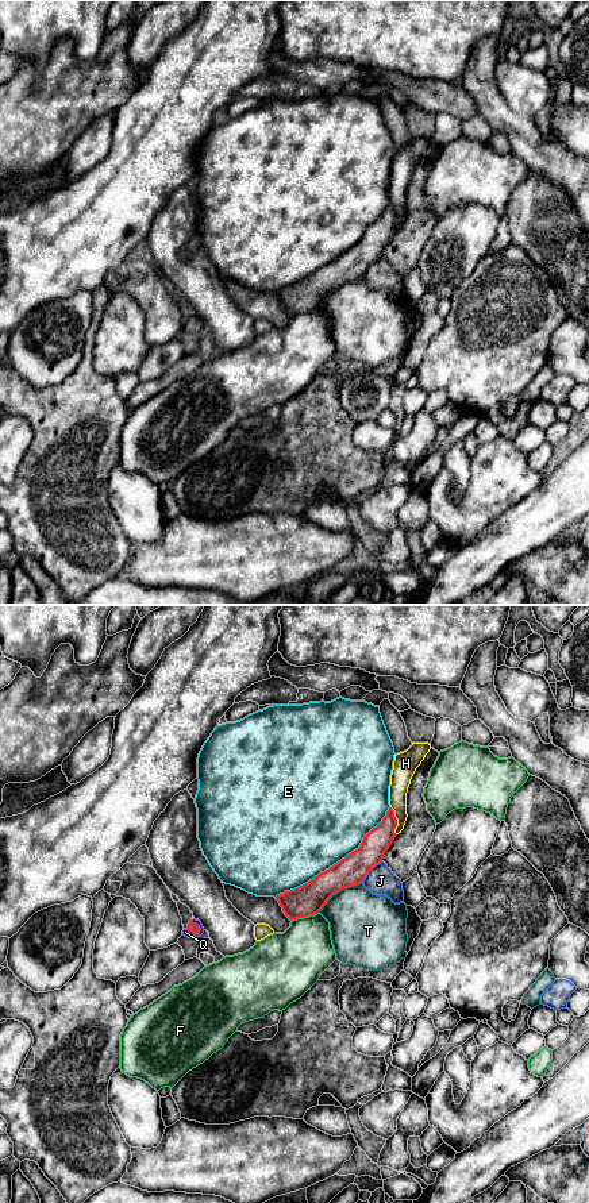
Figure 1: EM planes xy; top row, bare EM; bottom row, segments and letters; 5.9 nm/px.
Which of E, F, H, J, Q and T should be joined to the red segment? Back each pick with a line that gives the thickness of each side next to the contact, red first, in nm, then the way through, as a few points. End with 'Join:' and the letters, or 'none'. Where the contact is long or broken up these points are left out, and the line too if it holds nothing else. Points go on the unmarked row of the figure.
Q: 60/50 nm | across xy (192, 323), (199, 323), (192, 328), (185, 327)
Join: Q

